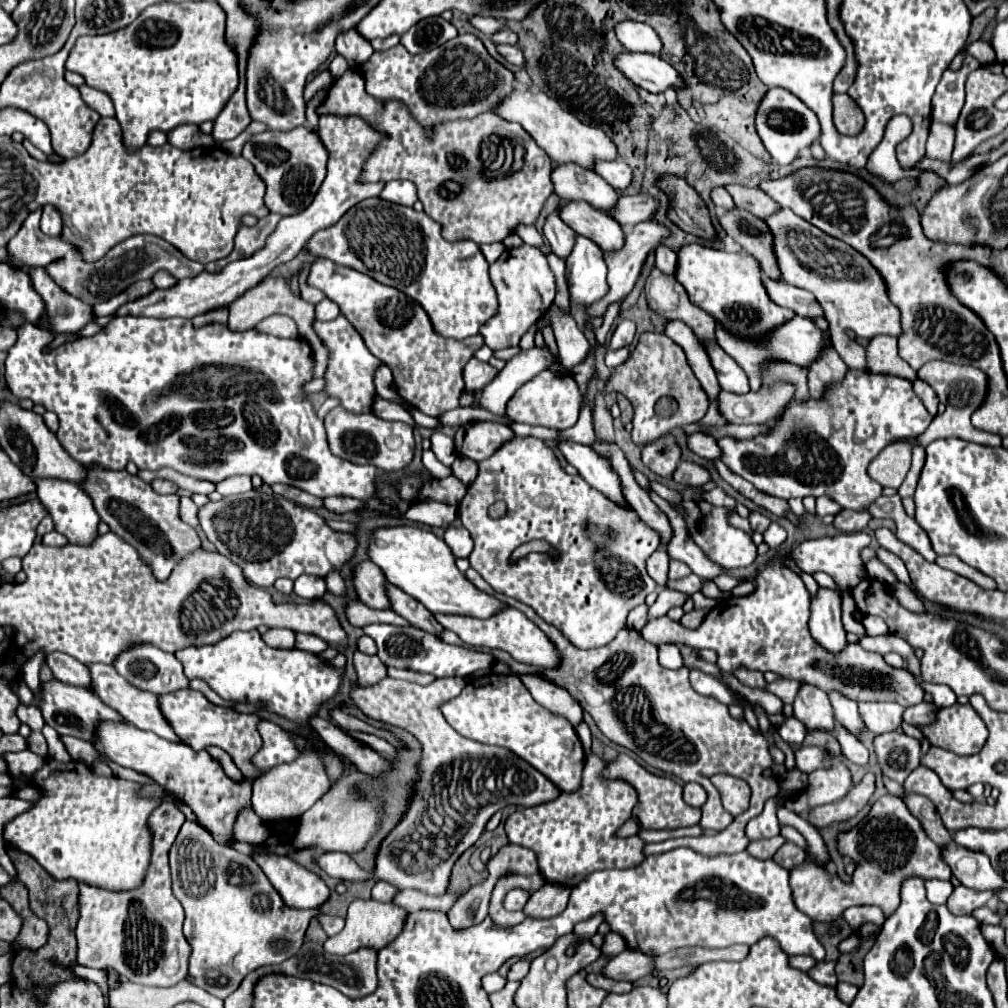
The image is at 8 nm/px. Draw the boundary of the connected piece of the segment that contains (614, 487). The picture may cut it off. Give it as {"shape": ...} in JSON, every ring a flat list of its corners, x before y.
{"shape":[[558,439,558,449,562,451,562,455,566,457,566,461,570,465,574,465,578,469,578,473,598,491,602,491,606,497,610,497,616,503,626,505,624,495,620,491,620,481,618,475,610,469,610,465,596,455,590,447,582,445,582,443,574,443,574,441,566,441,566,439]]}

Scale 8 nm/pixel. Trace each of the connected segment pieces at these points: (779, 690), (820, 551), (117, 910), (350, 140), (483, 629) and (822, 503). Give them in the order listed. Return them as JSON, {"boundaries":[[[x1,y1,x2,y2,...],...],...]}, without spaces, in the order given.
{"boundaries":[[[776,679,774,683,764,683,758,687,766,687,768,691,772,691,776,697,780,697,784,703,794,703,794,697,798,693,798,689,802,687,802,681,790,681,790,679]],[[840,533,834,537,812,539,796,545,790,555,804,571,816,571,820,565,864,567,860,551,870,545,866,533]],[[160,803,158,809,154,809,148,821,152,833,152,857,146,881,142,881,138,889,110,893,106,889,94,889,92,885,80,885,80,919,76,925,78,965,114,969,120,977,152,987,170,987,188,975,190,945,180,931,185,914,180,901,172,895,168,869,168,849,184,821,184,813,174,807,174,803]],[[324,115,324,117,320,117,320,139,328,151,328,173,326,173,322,187,318,189,314,201,302,213,288,215,288,217,280,219,276,231,268,237,264,249,256,251,252,257,246,257,246,259,240,259,240,261,226,265,220,273,206,273,204,271,198,277,178,281,178,285,174,285,170,289,154,289,152,293,140,297,136,301,124,303,122,307,118,307,118,311,114,315,118,315,118,317,120,315,142,315,142,317,156,317,156,319,168,319,168,317,192,319,192,317,206,313,206,311,212,311,216,307,230,305,236,297,240,297,244,291,252,289,266,275,270,275,270,271,276,269,280,263,294,259,316,231,332,227,334,223,338,223,340,217,356,203,380,195,384,183,364,183,364,185,358,183,358,175,362,171,364,161,370,157,370,153,374,151,374,147,382,139,380,133,376,133,360,117,348,117,344,121,344,117]],[[514,607,500,609,498,613,494,613,494,617,488,617,488,619,442,615,442,613,436,613,434,617,444,629,454,631,466,645,502,649,502,651,508,651,516,661,522,661,522,663,532,663,532,665,542,665,542,667,556,667,558,665,560,657,558,657,556,647,550,643,550,639]],[[818,497,816,499,816,515,824,517,824,515,836,515,842,507,834,505,834,501,830,501,828,497]]]}

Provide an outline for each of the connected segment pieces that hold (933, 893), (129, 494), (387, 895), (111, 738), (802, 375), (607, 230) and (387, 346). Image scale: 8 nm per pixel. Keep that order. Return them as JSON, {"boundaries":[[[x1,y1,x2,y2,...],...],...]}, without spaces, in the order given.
{"boundaries":[[[930,879,930,881,926,881,926,891,928,891,928,899,932,903,946,903,952,893,952,883,940,881,940,879]],[[86,469,86,479,80,483,86,495,94,501,98,517,110,527,112,533,120,535,132,547,138,549,142,559,152,567,154,575,164,581,174,565,190,551,200,547,196,531,186,525,178,515,178,495,160,495,144,483,140,477,128,471,110,469]],[[378,881,372,889,372,899,378,899,378,901,392,901,396,893,396,887,390,885,390,883,384,883,384,881]],[[102,721,100,725,96,725,92,745,100,753,100,761,102,759,112,761,116,765,144,773,152,781,178,793,186,801,186,805,196,813,200,825,208,829,218,843,228,845,228,841,234,839,232,825,234,825,238,811,250,805,254,779,244,779,242,783,234,783,224,773,220,763,212,759,206,751,194,751,186,747,184,743,166,741,154,733,134,729,134,725,130,723,118,723,118,721,104,723]],[[772,363,764,371,764,385,772,383,776,379,792,381,796,385,794,399,806,399,806,395,808,395,806,375,808,375,808,367,798,367,798,365,790,365,790,363]],[[560,201,558,215,570,229,592,239,602,251,616,251,624,245,620,225,586,201]],[[324,257,312,263,308,285,324,291,324,295,340,307,340,313,350,319,362,335,370,353,392,369,394,387,402,399,432,417,460,405,458,399,464,389,462,369,466,361,474,357,476,349,484,345,482,335,462,341,444,339,434,331,426,311,414,299,394,287,386,287,372,277,358,273,356,269,336,265]]]}

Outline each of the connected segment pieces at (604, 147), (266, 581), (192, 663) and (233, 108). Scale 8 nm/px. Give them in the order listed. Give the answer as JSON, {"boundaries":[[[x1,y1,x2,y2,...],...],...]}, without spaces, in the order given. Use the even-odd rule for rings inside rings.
{"boundaries":[[[514,89,514,93,510,93,510,97,504,97,504,101,500,101,494,107,494,113,504,117,506,121,514,121,514,123,518,121,522,125,522,129,532,135,532,139,538,143,538,147,542,147,548,153,548,157,552,159,554,165,562,165,562,163,570,161,580,167,594,169,594,159,612,161,618,157,616,145,610,141,610,137,602,129,580,123,572,113,564,111,556,99,548,97,542,91,532,93,532,91]],[[268,485,210,501,198,509,198,523,216,551,236,561,244,577,258,587,272,587,278,577,294,581,304,573,326,577,328,571,340,569,356,549,354,535,332,531,316,511,276,495]],[[256,629,234,631,224,641,202,647,190,645,174,655,182,661,188,679,196,677,206,681,222,699,238,703,262,701,268,711,304,725,308,725,316,709,338,691,342,679,342,669,328,667,326,661,318,659,314,653,268,647]],[[236,91,226,107,220,111,220,115,214,121,214,131,212,137,220,145,224,141,230,141,238,137,248,125,250,125,250,113,246,109,246,97,242,91]]]}

